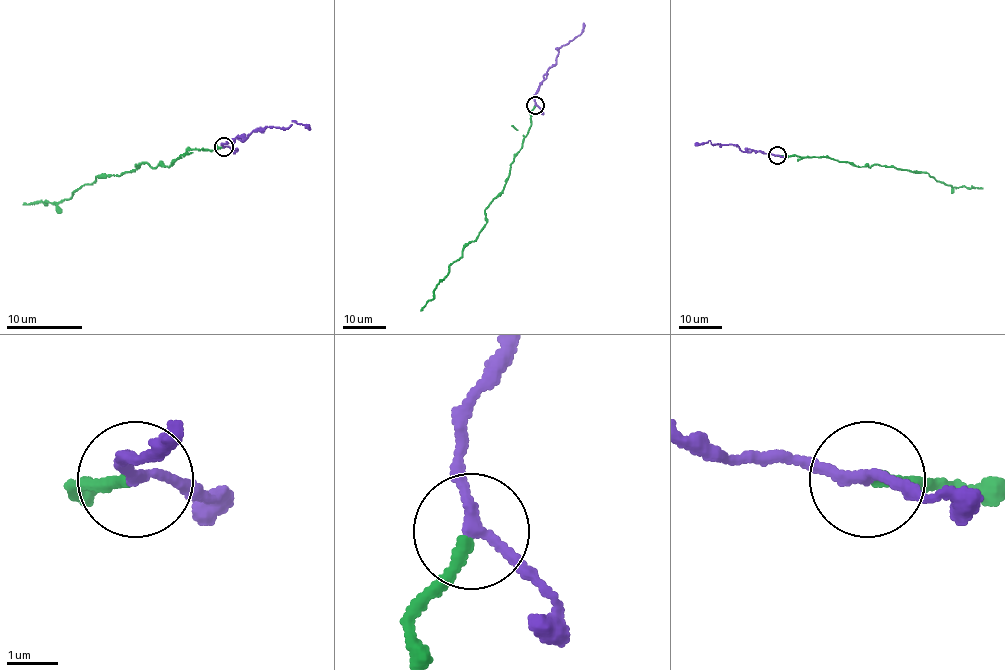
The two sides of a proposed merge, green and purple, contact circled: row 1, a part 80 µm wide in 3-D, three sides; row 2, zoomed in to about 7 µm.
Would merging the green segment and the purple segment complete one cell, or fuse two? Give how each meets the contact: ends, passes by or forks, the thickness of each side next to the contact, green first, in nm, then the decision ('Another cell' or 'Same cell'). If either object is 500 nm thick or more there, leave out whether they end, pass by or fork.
At the ring green ends. At the ring purple passes by. Thickness 240 nm (green) against 200 nm. Same cell

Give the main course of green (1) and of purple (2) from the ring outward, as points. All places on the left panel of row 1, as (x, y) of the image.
1: (223, 147), (189, 149), (170, 166), (153, 168), (146, 162), (119, 175), (99, 175), (59, 202), (23, 204)
2: (223, 147), (223, 143), (238, 138), (244, 141), (259, 128), (287, 128), (291, 121), (308, 128)

